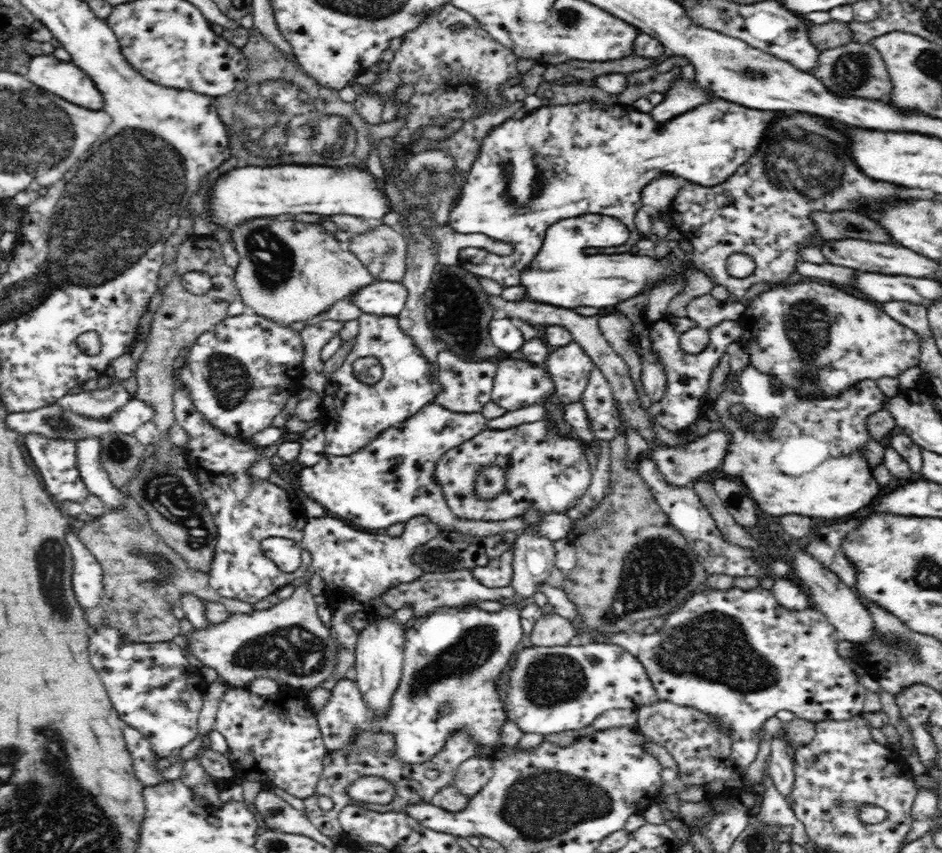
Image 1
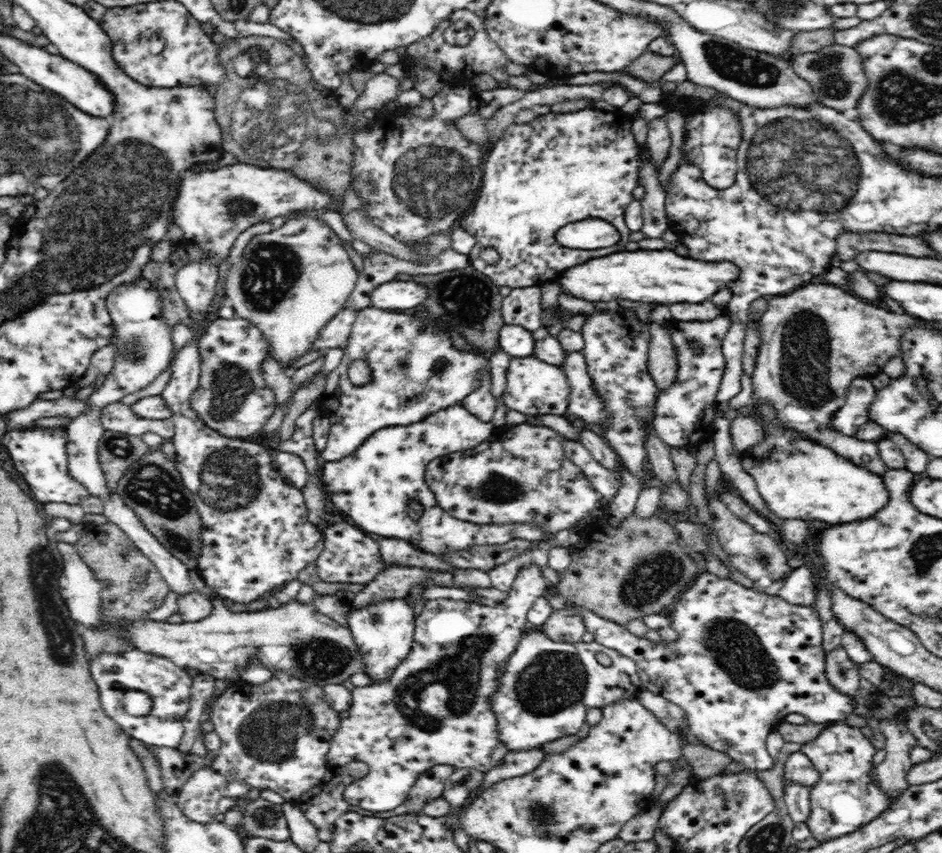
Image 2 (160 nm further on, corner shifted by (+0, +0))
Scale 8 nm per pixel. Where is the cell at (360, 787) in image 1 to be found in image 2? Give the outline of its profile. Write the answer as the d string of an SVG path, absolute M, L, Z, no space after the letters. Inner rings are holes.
M530 565L524 567L519 575L514 579L512 588L507 595L507 598L502 602L492 604L488 602L485 605L480 603L472 603L469 601L454 600L450 598L438 598L430 599L426 601L424 609L418 616L415 616L415 633L414 644L412 650L408 653L408 656L392 672L390 678L386 680L380 680L374 682L369 686L354 687L351 690L353 696L352 704L348 710L339 714L341 723L336 734L330 741L330 748L327 754L327 761L329 766L337 767L344 766L352 761L360 761L366 764L368 768L365 771L364 776L357 781L354 781L350 786L345 788L345 801L355 809L362 809L369 812L386 812L395 808L398 808L407 798L411 788L418 780L420 775L427 773L432 767L436 765L450 765L454 770L456 769L476 769L486 774L495 765L490 759L490 752L494 750L494 747L498 742L498 729L496 729L496 717L492 714L492 709L488 707L488 698L496 692L496 680L498 679L499 667L510 658L510 654L516 651L522 634L533 628L534 625L528 622L527 612L529 608L532 608L534 601L538 596L542 596L546 590L548 581L544 579L544 576L540 573L540 567L538 565Z

